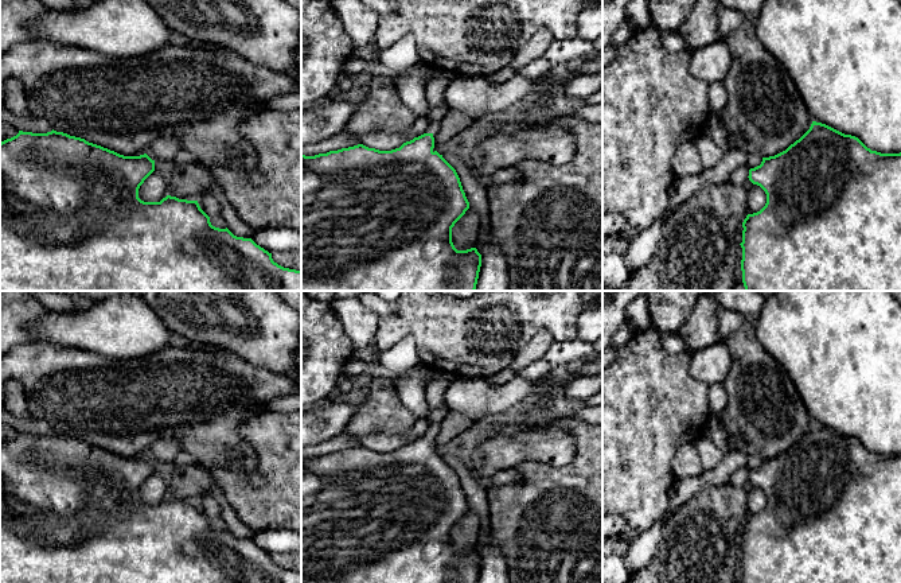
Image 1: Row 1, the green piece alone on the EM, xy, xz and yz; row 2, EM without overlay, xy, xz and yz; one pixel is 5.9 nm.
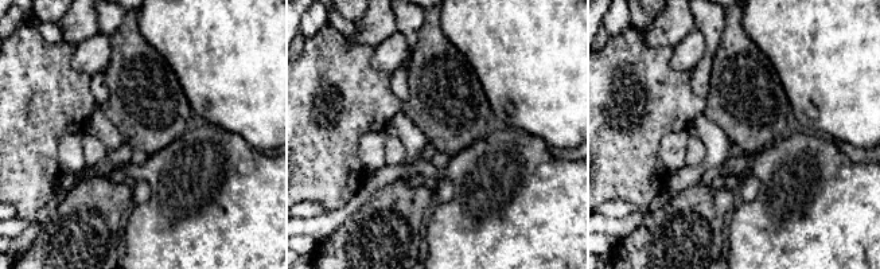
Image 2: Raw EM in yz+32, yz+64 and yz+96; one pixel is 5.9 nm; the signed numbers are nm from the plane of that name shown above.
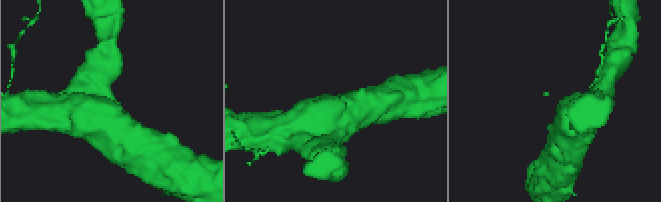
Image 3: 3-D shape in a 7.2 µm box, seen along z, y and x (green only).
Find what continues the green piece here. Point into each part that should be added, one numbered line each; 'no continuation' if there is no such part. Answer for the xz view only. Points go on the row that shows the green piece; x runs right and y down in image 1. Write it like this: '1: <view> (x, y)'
1: xz (436, 115)

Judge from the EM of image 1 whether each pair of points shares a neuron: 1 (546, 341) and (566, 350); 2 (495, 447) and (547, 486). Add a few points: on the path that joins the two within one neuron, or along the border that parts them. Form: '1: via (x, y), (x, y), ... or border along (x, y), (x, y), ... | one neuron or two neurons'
1: border along (556, 341), (542, 357), (529, 365) | two neurons
2: border along (550, 465), (519, 462), (514, 466) | two neurons

